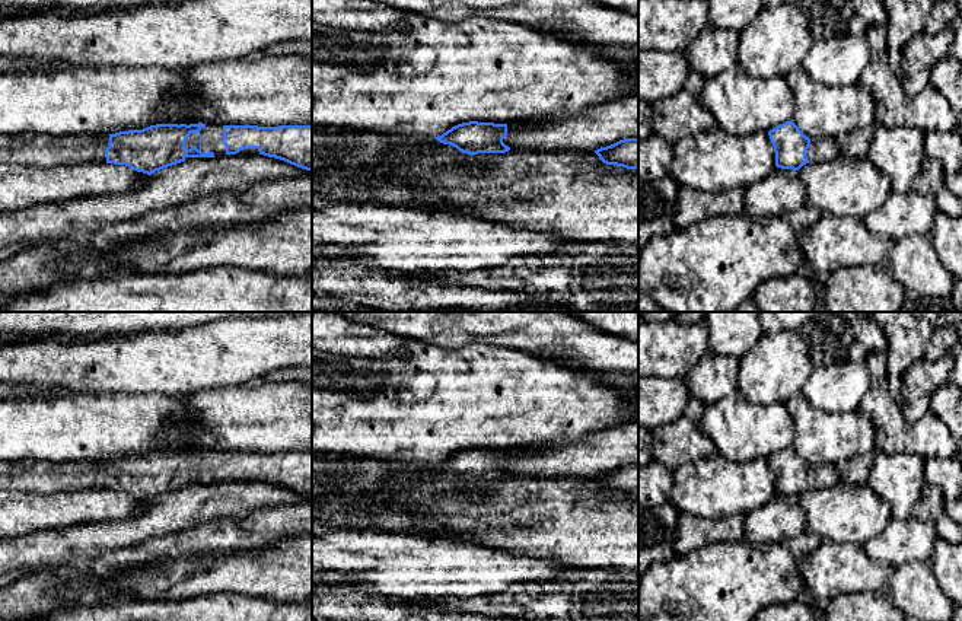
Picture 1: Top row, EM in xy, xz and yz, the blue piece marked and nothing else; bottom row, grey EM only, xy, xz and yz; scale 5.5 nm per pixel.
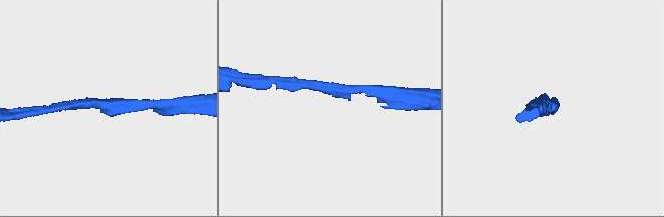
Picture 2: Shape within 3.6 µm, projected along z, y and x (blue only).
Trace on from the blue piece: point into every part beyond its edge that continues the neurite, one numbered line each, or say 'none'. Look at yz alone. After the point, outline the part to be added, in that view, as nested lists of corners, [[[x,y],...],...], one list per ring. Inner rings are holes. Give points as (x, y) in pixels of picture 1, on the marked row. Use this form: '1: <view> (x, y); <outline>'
1: yz (824, 149); [[[821,137],[818,140],[810,140],[810,146],[806,152],[809,163],[821,163],[832,160],[840,156],[838,144],[835,138]]]

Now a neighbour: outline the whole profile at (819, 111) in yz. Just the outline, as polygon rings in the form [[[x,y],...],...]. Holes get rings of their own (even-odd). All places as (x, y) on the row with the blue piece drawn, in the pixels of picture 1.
[[[802,66],[786,74],[793,95],[793,122],[810,140],[835,138],[875,127],[872,95],[853,86],[826,86],[812,80]]]

